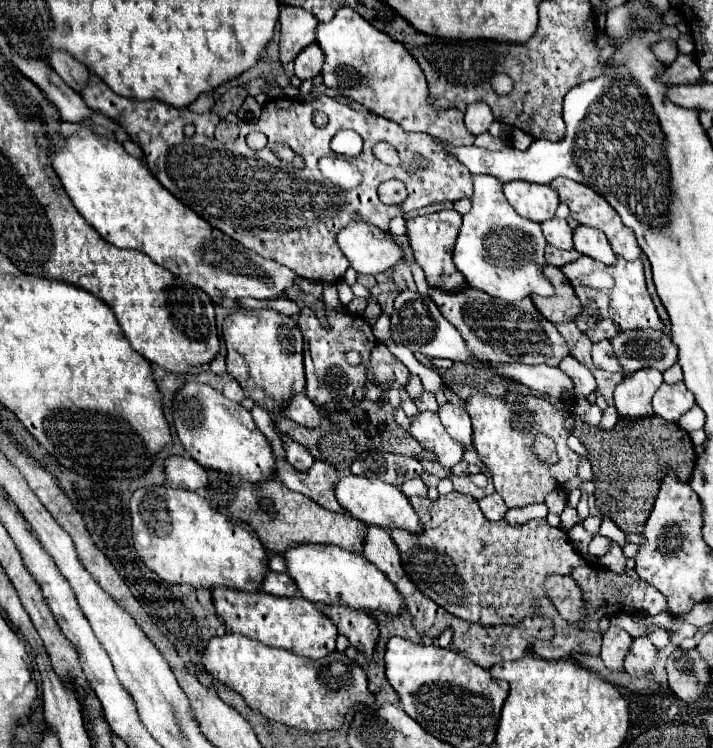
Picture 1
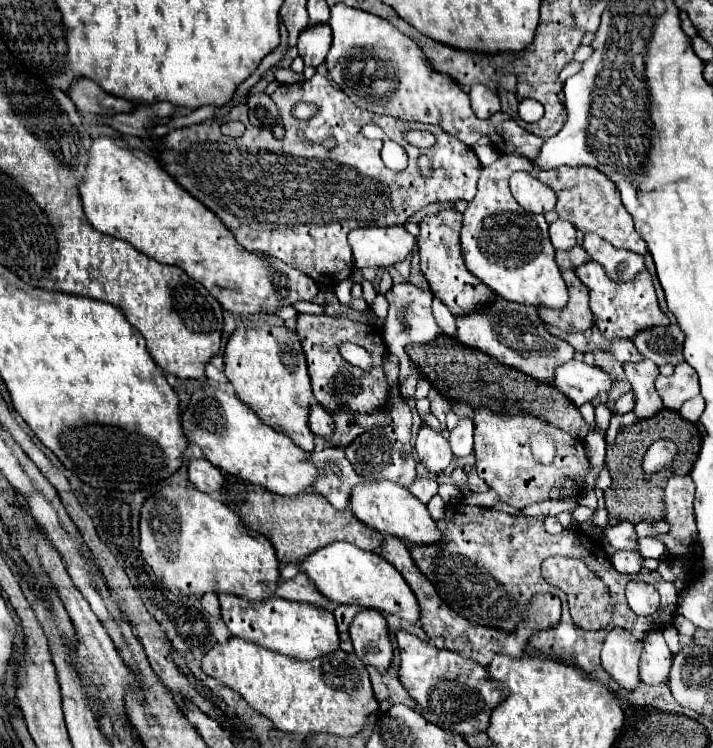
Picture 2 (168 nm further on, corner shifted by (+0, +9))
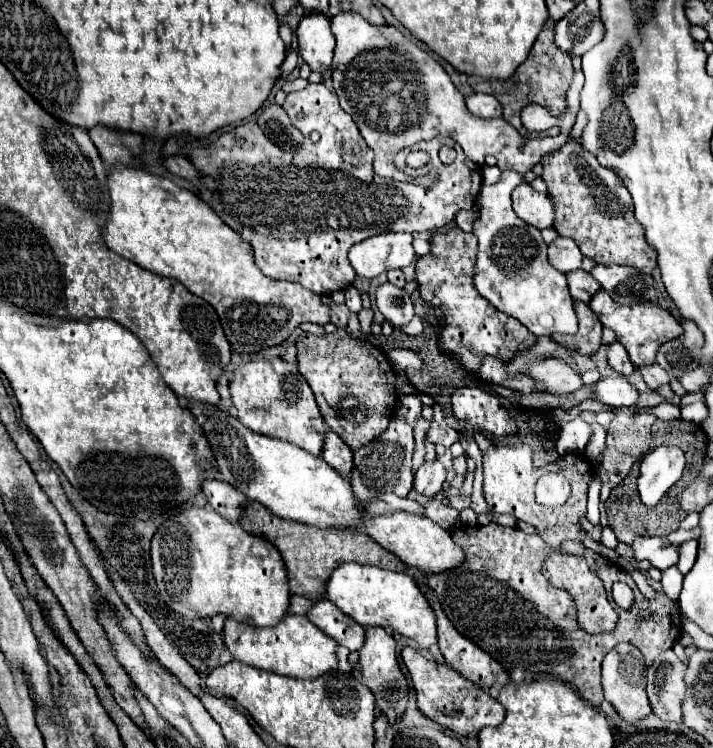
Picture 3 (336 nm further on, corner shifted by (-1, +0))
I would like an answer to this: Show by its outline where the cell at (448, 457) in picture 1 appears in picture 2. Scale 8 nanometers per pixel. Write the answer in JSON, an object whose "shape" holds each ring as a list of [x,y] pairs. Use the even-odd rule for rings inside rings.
{"shape":[[[423,425],[417,435],[415,451],[419,455],[419,461],[425,465],[425,469],[433,475],[443,473],[443,469],[447,469],[453,459],[453,451],[447,439],[427,425]]]}

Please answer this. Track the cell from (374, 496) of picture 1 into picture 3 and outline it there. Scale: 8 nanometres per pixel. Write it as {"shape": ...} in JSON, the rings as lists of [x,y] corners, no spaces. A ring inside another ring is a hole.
{"shape":[[[394,510],[390,514],[374,516],[364,520],[364,532],[374,538],[382,548],[394,552],[402,562],[408,566],[418,568],[420,572],[444,572],[454,566],[460,566],[464,560],[464,552],[452,542],[450,532],[442,530],[438,524],[434,524],[426,516],[410,514],[404,510]]]}

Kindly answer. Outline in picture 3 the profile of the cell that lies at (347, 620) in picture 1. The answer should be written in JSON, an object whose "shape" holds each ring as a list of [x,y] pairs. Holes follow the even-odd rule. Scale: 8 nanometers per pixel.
{"shape":[[[368,626],[366,628],[366,636],[364,636],[364,644],[358,650],[360,658],[358,664],[354,666],[352,674],[372,690],[372,694],[376,696],[376,706],[382,710],[382,714],[388,718],[390,724],[394,724],[406,710],[406,700],[408,700],[408,684],[406,678],[398,666],[396,660],[396,642],[394,638],[378,626]]]}

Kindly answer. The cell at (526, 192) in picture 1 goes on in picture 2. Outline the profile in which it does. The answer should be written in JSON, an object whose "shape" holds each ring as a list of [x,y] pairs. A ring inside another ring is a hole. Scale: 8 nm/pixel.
{"shape":[[[513,173],[511,179],[511,193],[515,201],[529,213],[547,213],[555,209],[555,193],[553,189],[545,187],[539,179],[529,173]]]}

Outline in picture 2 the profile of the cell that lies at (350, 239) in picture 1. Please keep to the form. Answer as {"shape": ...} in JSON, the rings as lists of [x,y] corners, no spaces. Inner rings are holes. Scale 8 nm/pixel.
{"shape":[[[401,225],[363,227],[349,233],[349,243],[357,267],[389,267],[403,261],[411,253],[415,237]]]}

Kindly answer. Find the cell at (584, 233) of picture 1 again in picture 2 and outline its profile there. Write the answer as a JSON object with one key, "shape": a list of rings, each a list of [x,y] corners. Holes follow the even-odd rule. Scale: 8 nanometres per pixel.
{"shape":[[[585,235],[583,249],[591,255],[593,261],[597,261],[605,269],[607,277],[613,281],[631,281],[641,271],[645,271],[643,255],[615,249],[599,235]]]}

